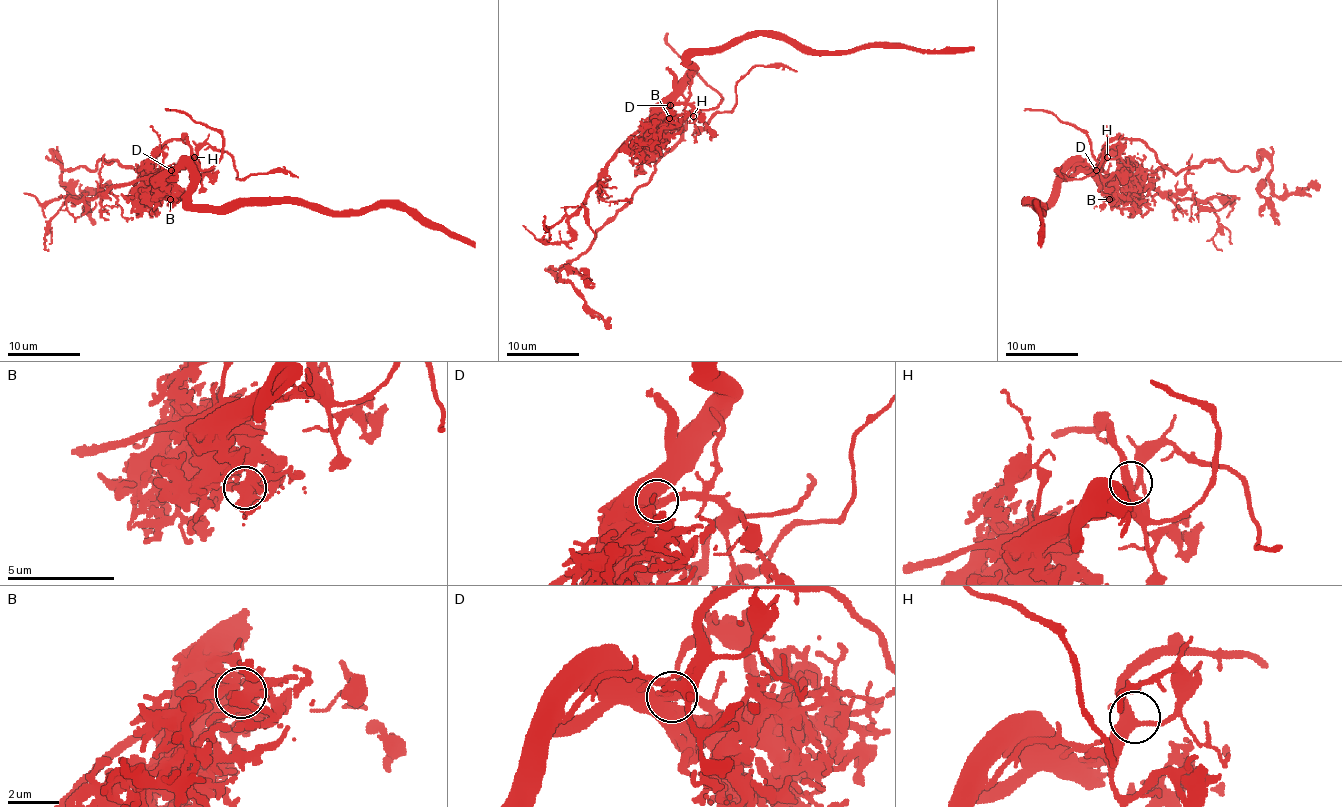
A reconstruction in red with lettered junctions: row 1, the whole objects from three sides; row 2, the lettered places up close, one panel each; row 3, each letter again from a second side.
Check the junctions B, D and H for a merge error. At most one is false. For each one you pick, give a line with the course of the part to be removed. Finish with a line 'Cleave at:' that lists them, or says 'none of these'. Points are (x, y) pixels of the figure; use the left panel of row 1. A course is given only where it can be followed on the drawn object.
D: Course of the part to remove: (170, 170), (192, 166), (186, 139), (170, 139), (147, 173), (54, 159), (74, 197), (112, 189)
Cleave at: D

